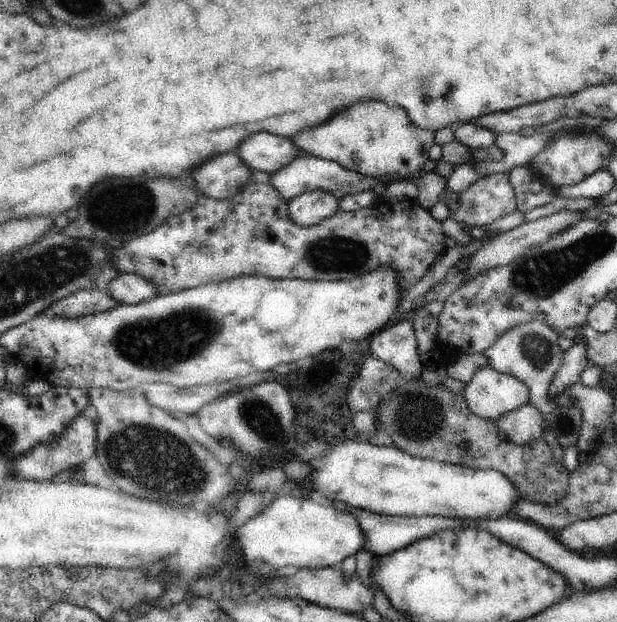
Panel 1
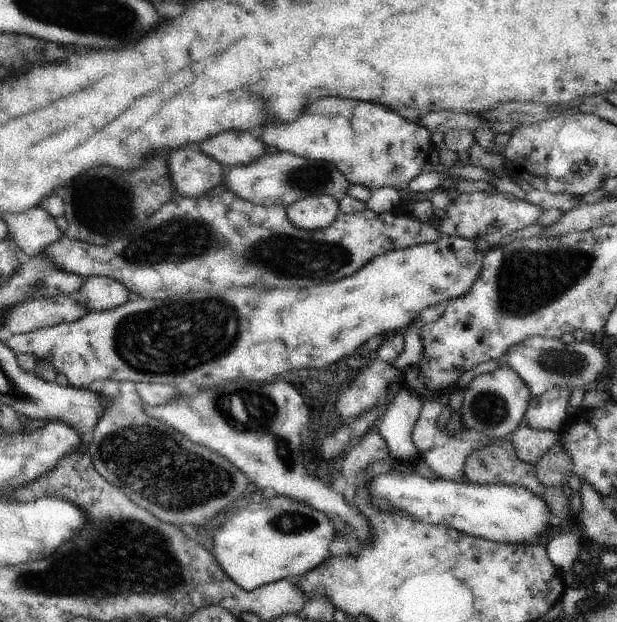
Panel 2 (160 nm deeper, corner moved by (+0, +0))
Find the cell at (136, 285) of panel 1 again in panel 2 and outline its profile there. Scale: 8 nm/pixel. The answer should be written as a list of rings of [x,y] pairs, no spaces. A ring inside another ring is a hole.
[[[107,276],[88,277],[73,295],[81,307],[86,307],[88,313],[97,313],[122,306],[128,301],[130,291],[116,279]]]

